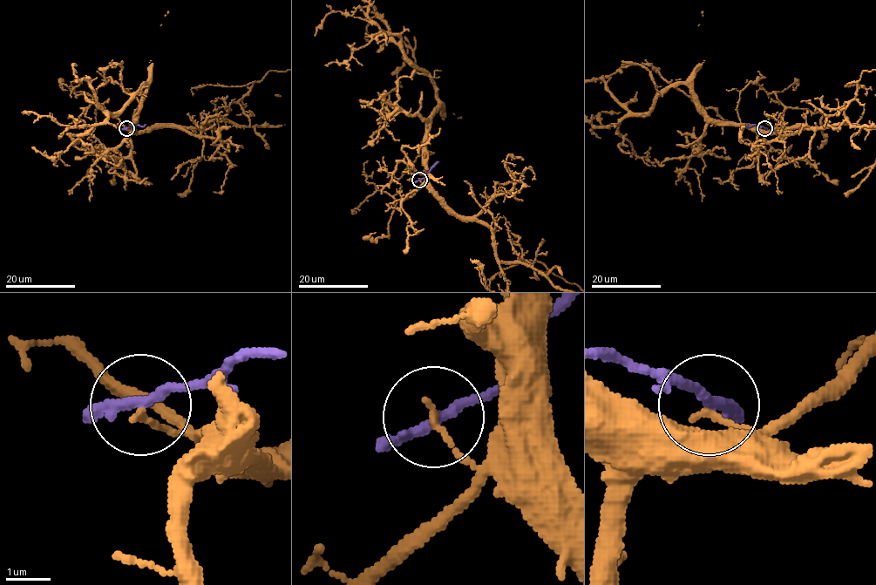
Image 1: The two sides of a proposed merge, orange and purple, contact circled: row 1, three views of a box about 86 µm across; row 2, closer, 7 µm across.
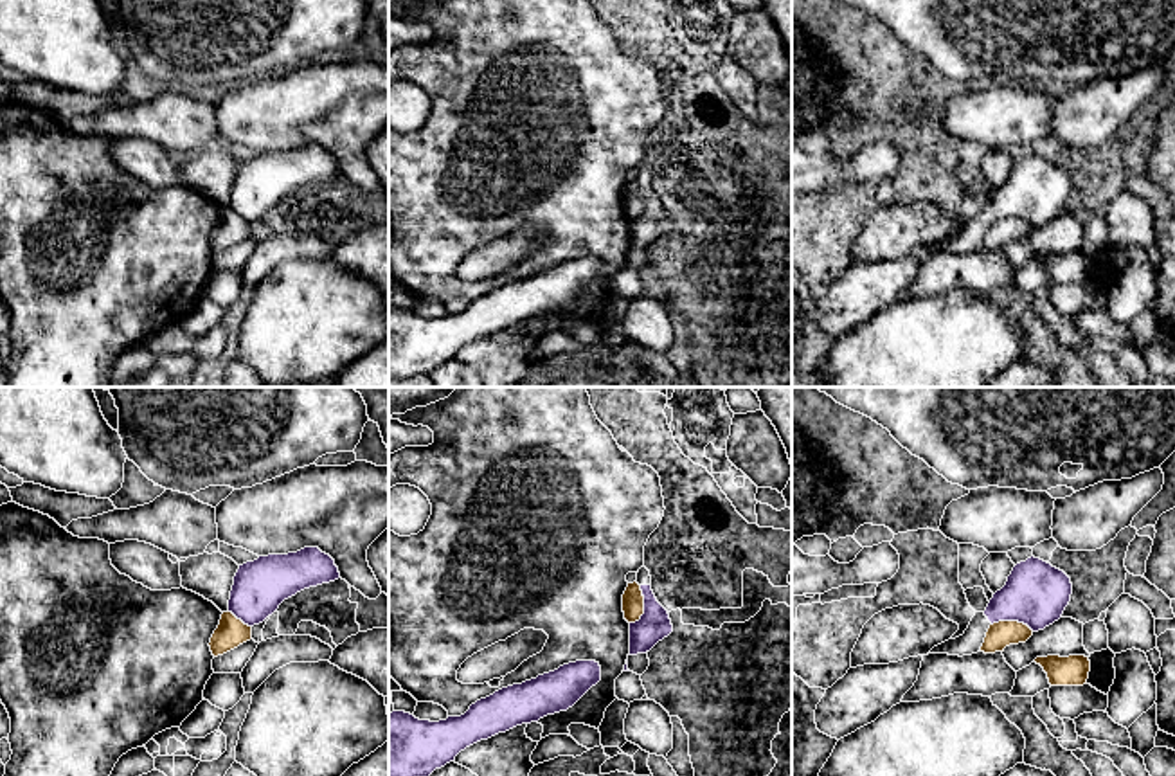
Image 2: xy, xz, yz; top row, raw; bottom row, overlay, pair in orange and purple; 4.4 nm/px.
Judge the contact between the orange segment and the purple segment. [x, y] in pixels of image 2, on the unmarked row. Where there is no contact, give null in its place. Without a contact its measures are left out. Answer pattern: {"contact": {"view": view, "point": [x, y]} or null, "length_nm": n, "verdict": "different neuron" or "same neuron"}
{"contact": {"view": "xz", "point": [643, 204]}, "length_nm": 180, "verdict": "different neuron"}

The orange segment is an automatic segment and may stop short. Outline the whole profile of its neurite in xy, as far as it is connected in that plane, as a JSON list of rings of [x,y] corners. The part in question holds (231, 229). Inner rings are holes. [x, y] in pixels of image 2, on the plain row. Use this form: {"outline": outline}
{"outline": [[[223,209],[218,225],[211,234],[211,248],[214,254],[223,252],[252,236],[252,223],[245,221],[232,209]]]}

